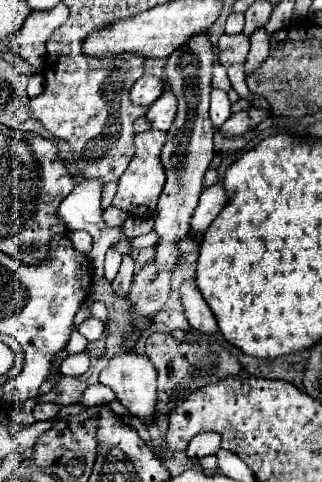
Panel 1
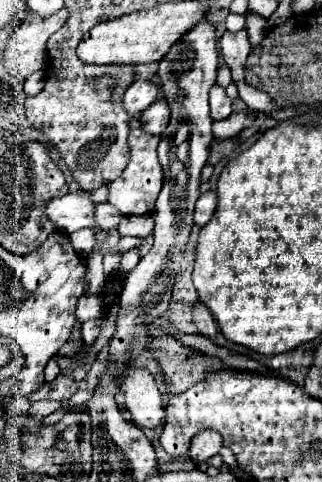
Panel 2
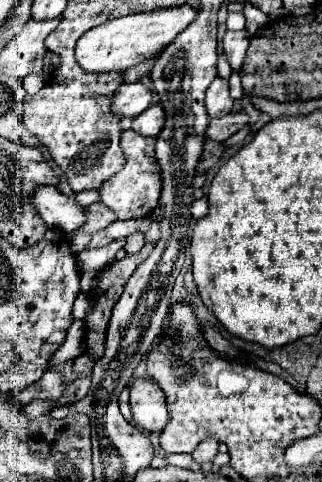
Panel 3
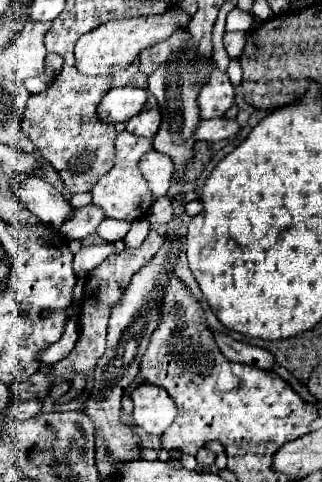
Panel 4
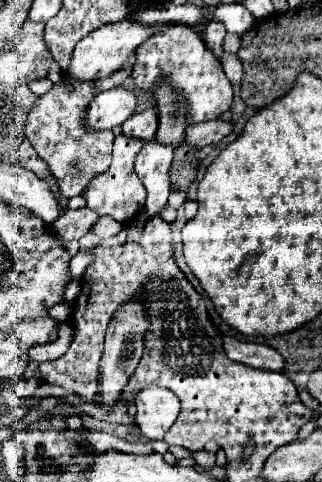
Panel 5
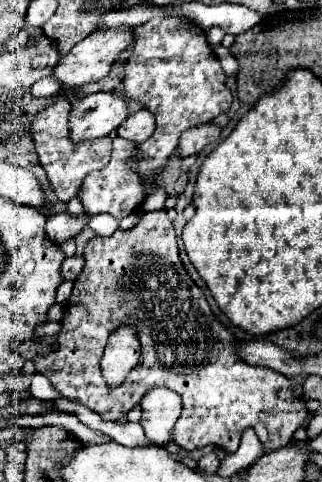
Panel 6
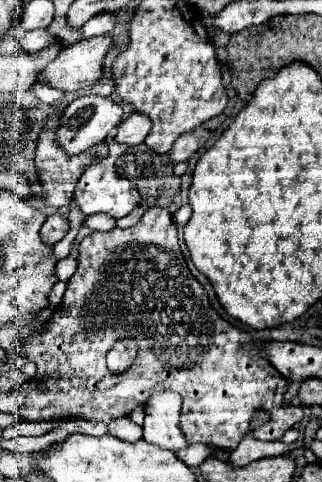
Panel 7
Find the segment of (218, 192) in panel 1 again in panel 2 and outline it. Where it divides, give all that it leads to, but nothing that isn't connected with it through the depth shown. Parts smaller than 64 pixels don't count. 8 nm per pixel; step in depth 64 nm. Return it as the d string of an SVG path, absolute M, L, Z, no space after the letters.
M210 190L210 192L204 192L198 202L196 202L196 210L194 210L194 222L196 226L204 226L214 210L216 210L216 204L218 204L218 196L216 196L216 190Z

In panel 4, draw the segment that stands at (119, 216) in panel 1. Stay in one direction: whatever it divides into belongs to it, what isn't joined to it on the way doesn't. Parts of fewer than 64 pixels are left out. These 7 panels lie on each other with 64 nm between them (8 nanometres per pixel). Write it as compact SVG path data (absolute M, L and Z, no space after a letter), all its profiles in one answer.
M88 204L88 206L78 208L76 212L72 212L72 218L66 220L60 226L60 234L64 234L68 240L86 238L86 236L96 232L96 228L100 226L100 222L104 218L108 218L108 216L102 208L96 208L94 204Z

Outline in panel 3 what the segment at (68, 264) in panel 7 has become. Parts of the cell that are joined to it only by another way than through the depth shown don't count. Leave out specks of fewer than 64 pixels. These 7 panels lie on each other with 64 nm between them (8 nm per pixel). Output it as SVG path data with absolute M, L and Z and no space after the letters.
M112 242L112 244L104 246L104 248L96 248L96 250L88 248L88 250L84 250L84 252L78 254L78 266L80 266L82 272L94 270L94 268L104 268L104 264L108 260L112 260L118 254L118 250L122 250L118 246L118 242Z

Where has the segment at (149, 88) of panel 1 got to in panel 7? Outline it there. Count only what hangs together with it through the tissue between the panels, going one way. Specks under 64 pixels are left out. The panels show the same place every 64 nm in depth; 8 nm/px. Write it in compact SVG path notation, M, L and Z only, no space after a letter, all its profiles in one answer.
M90 94L90 96L82 96L76 98L70 106L68 112L64 110L62 114L62 124L58 128L58 142L60 146L68 152L68 154L78 154L84 152L86 148L102 142L112 128L116 128L122 120L122 106L118 102L114 102L114 98L110 96L100 96L100 94Z

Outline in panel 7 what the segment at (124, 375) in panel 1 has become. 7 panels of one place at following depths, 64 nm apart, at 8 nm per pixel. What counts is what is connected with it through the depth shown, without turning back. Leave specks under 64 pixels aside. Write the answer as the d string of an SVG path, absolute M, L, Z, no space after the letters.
M154 392L144 404L144 440L160 448L186 448L184 434L178 428L182 400L176 392Z

